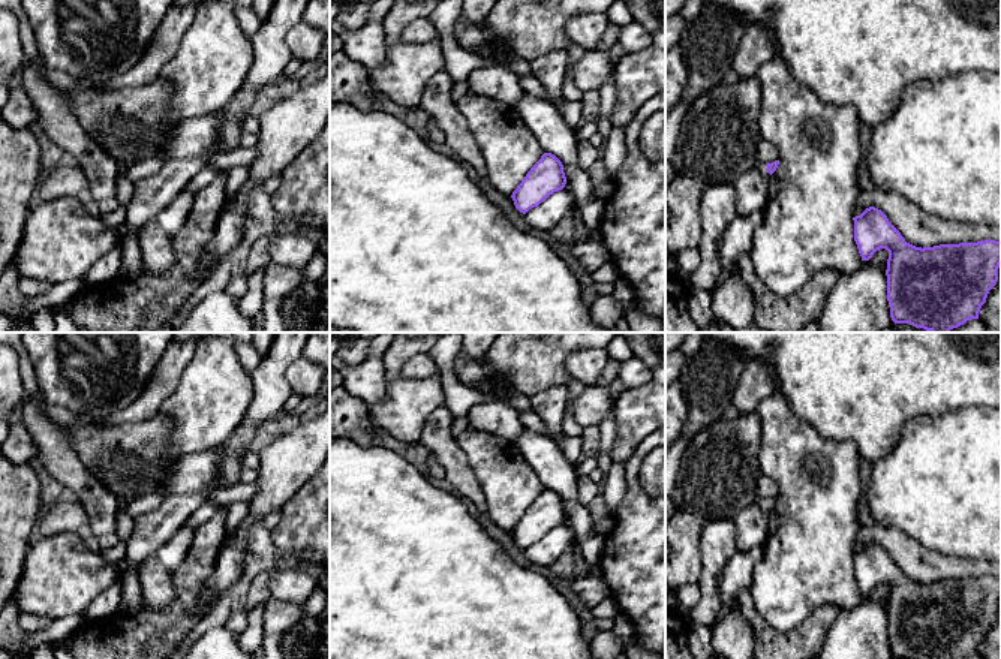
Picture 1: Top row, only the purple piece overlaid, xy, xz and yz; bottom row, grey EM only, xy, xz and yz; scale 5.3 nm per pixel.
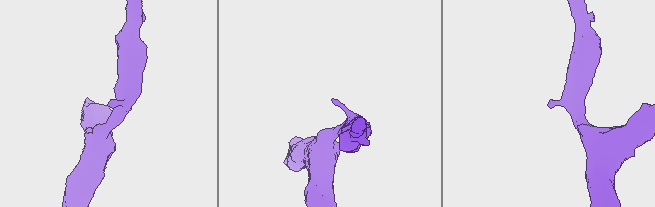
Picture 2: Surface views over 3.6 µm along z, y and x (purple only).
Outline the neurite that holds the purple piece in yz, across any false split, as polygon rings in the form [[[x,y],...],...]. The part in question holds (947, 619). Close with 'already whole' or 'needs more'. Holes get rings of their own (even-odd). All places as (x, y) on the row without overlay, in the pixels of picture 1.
[[[866,544],[854,556],[862,596],[886,584],[887,637],[895,659],[965,659],[979,655],[989,626],[998,617],[1001,577],[916,583],[887,551]]]; already whole

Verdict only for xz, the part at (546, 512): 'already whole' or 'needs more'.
already whole

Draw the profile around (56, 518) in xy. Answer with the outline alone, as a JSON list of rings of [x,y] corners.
[[[78,500],[55,502],[39,514],[34,526],[36,536],[54,536],[64,532],[76,535],[96,557],[102,550],[94,535],[85,509]]]

